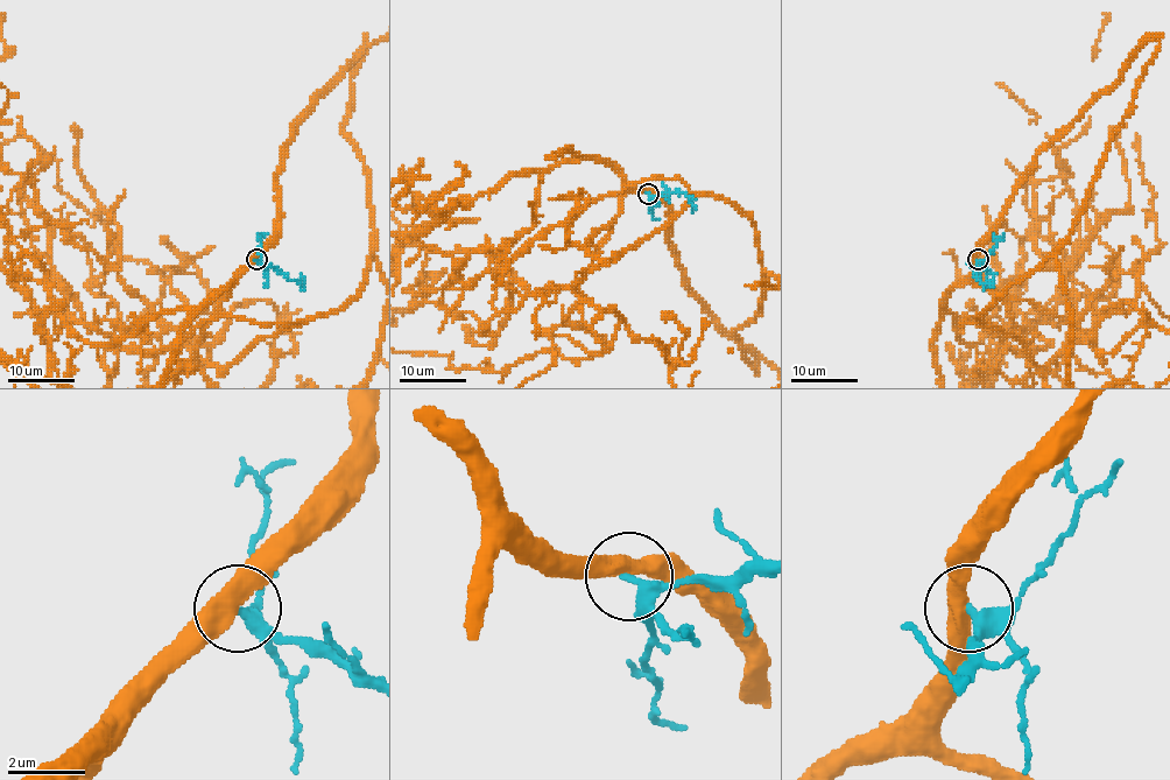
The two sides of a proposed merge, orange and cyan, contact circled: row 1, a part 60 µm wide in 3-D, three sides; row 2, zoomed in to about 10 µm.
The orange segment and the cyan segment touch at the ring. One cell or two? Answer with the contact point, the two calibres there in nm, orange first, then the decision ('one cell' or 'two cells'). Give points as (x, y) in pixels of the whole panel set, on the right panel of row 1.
(978, 259) | 480/280 nm | two cells

